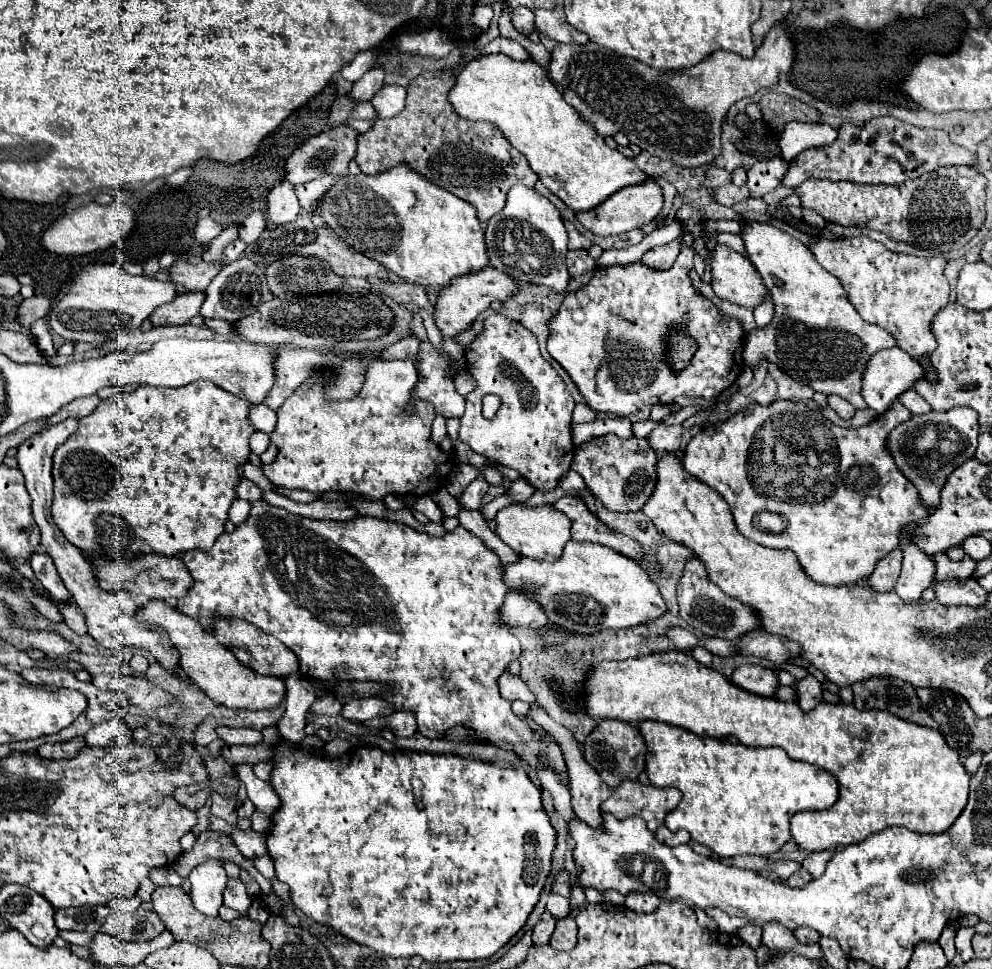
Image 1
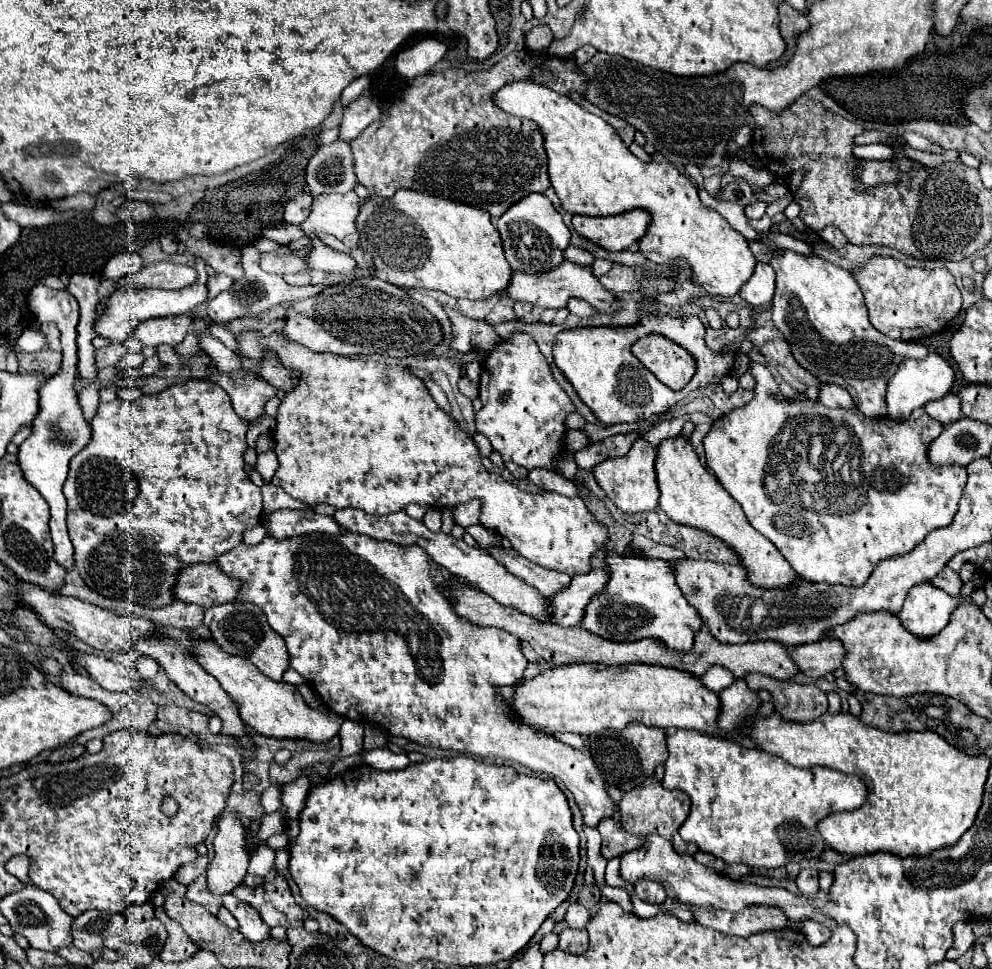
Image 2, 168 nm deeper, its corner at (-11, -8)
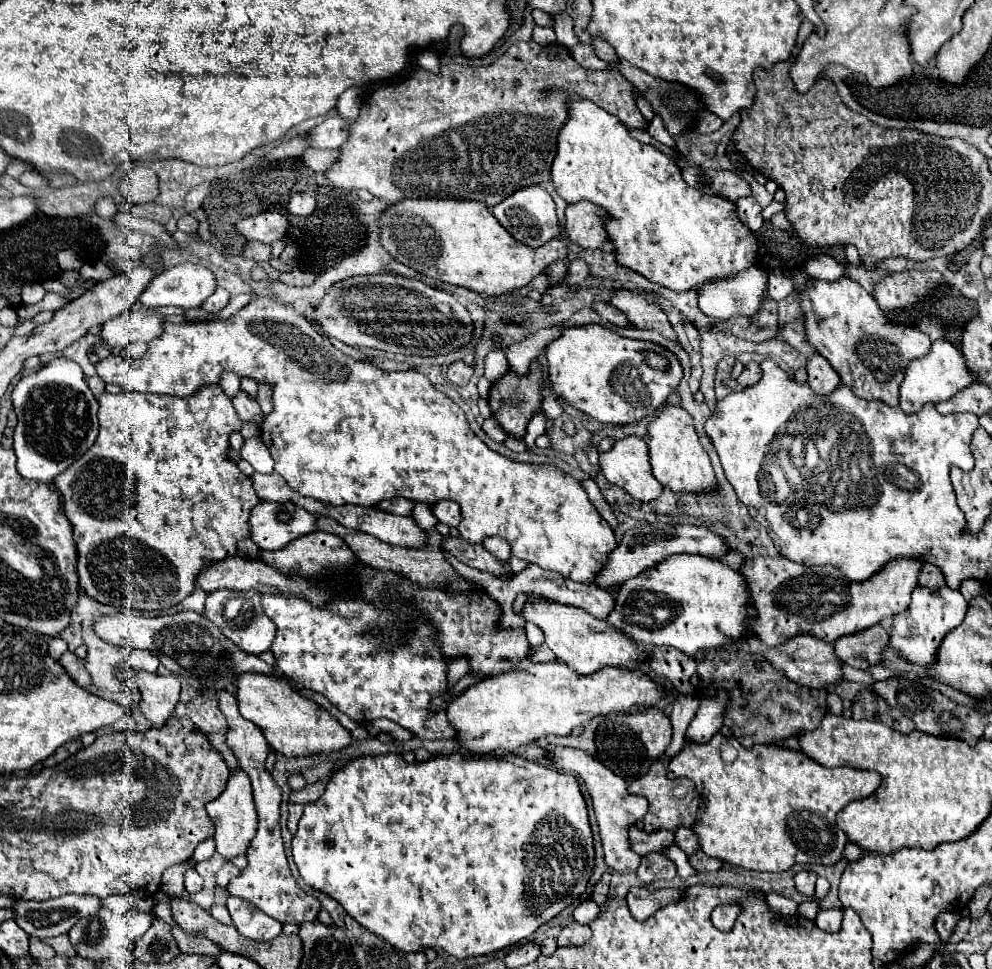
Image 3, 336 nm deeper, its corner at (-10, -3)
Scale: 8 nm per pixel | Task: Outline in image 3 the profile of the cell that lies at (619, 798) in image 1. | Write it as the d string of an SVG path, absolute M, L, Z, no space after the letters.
M654 761L648 769L648 773L640 779L636 779L628 791L632 795L642 795L648 799L650 807L648 813L642 819L642 829L646 833L658 831L658 829L668 829L668 831L676 831L678 827L690 827L694 823L698 805L700 805L700 795L696 791L696 785L690 779L668 779L666 777L666 767L662 761Z

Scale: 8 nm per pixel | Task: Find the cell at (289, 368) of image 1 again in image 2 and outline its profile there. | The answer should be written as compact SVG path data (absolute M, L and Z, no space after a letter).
M267 354L265 360L261 360L261 364L259 364L259 376L283 392L287 392L293 386L291 374L293 372L283 368L283 364L279 364L275 354Z

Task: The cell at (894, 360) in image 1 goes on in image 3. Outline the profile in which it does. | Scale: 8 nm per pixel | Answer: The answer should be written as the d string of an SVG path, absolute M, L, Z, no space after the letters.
M938 339L932 343L928 355L908 363L904 379L900 383L900 405L898 407L906 413L920 411L920 407L926 403L940 403L940 401L950 399L956 391L968 387L972 381L974 379L966 369L966 361L962 353L952 343Z

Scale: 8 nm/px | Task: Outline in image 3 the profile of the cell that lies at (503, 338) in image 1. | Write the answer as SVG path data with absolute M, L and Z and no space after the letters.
M538 361L530 363L530 371L520 375L514 369L508 369L496 383L492 383L490 387L490 395L488 395L488 405L492 411L492 417L498 421L498 425L514 439L524 439L526 435L526 427L530 423L530 419L538 413L542 413L542 369L538 365Z

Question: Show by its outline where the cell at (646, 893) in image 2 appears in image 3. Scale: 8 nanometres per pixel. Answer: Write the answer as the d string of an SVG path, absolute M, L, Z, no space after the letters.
M650 853L642 857L642 863L638 867L638 879L644 885L652 885L654 881L670 881L674 877L676 877L674 863L670 863L670 859L666 859L664 855Z

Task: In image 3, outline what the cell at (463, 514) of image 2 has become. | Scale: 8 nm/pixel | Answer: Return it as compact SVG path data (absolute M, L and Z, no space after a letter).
M438 501L434 507L432 507L436 519L448 527L458 527L458 523L462 521L462 515L460 515L460 505L454 503L454 501Z

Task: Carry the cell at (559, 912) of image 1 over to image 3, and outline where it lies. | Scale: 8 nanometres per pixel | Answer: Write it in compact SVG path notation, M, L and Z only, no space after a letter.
M584 901L574 909L574 919L582 925L588 925L594 917L598 917L598 913L600 913L600 907L594 901Z

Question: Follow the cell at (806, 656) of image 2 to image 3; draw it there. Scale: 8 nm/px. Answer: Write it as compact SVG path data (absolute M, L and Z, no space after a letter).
M882 625L868 627L864 631L858 631L854 635L844 635L836 639L834 653L836 657L852 665L856 669L868 669L870 665L878 665L882 659L882 649L888 643L888 633Z

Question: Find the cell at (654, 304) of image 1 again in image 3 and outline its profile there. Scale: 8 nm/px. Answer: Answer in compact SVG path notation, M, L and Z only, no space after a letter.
M602 325L564 329L562 335L546 347L552 387L560 397L572 403L572 407L600 423L628 425L644 417L654 417L676 391L684 371L678 359L668 359L670 371L648 369L640 357L642 349L644 341L620 337Z

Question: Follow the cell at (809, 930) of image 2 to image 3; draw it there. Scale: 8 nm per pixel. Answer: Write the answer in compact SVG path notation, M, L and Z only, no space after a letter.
M826 909L826 911L820 911L816 921L814 921L822 931L838 931L840 929L840 923L842 923L842 911L840 909Z

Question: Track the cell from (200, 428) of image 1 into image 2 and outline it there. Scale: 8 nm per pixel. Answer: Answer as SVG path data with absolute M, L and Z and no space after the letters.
M189 380L185 384L173 384L167 390L153 396L141 396L135 402L127 402L121 398L115 398L113 402L105 402L105 404L101 402L97 414L91 420L91 426L93 426L93 438L71 460L71 470L63 486L67 504L69 504L67 526L69 526L69 536L75 548L75 568L79 570L79 576L83 578L83 582L101 596L123 600L129 604L147 606L147 608L163 608L175 600L175 596L171 596L171 588L175 588L175 580L179 578L179 572L183 568L201 564L201 562L215 562L217 556L225 554L227 550L243 542L245 530L255 528L261 522L261 516L263 516L261 488L249 480L245 472L245 460L243 460L243 452L247 450L245 434L249 430L249 424L241 420L239 416L235 416L231 400L227 392L219 388L219 384L213 384L209 380Z

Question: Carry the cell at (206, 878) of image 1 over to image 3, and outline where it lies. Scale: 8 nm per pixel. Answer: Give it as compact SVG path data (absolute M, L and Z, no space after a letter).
M236 771L230 781L228 787L224 789L224 793L210 801L206 805L206 811L214 823L214 841L216 841L216 853L222 855L226 861L232 861L238 855L244 855L250 847L250 841L256 835L258 829L258 817L256 817L256 809L254 809L254 797L252 797L252 785L248 775L244 775L244 771Z

